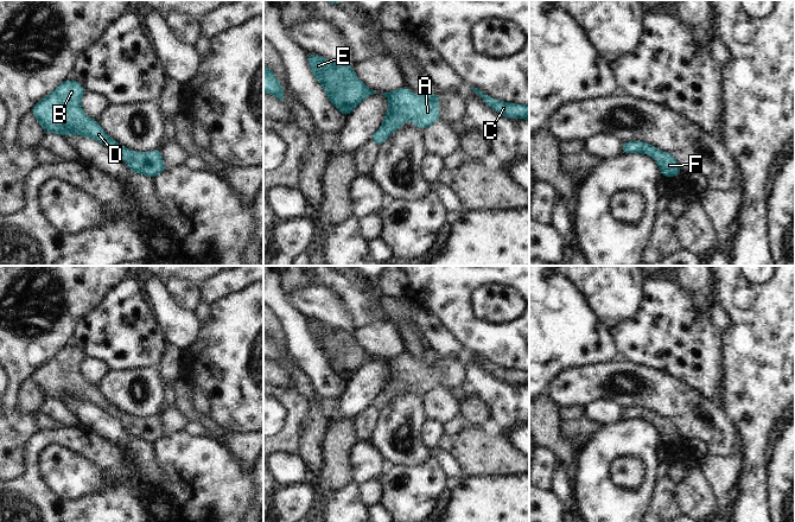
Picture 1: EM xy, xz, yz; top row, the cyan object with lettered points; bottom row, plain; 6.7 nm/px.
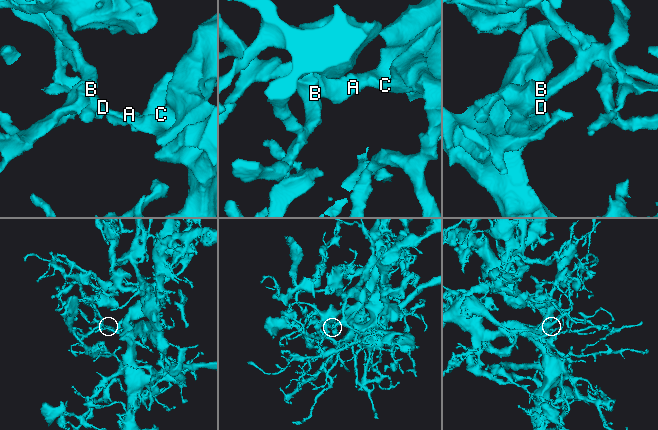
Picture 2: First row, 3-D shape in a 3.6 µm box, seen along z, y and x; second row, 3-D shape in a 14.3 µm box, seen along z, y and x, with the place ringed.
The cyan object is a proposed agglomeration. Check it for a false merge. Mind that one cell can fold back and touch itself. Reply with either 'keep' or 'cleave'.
keep

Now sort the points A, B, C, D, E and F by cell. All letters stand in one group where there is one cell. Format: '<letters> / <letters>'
A B C D E F

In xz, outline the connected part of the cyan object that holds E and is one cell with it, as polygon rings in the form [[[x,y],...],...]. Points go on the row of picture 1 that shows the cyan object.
[[[306,53],[309,65],[330,102],[348,116],[365,97],[376,94],[356,77],[352,65]]]

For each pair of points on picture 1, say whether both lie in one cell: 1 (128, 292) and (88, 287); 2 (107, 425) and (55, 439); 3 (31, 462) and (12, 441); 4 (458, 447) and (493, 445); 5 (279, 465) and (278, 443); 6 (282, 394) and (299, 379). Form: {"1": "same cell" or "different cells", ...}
{"1": "different cells", "2": "different cells", "3": "different cells", "4": "same cell", "5": "different cells", "6": "different cells"}

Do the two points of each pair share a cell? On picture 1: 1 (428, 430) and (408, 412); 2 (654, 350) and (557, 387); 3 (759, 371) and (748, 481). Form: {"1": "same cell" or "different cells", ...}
{"1": "different cells", "2": "different cells", "3": "same cell"}

